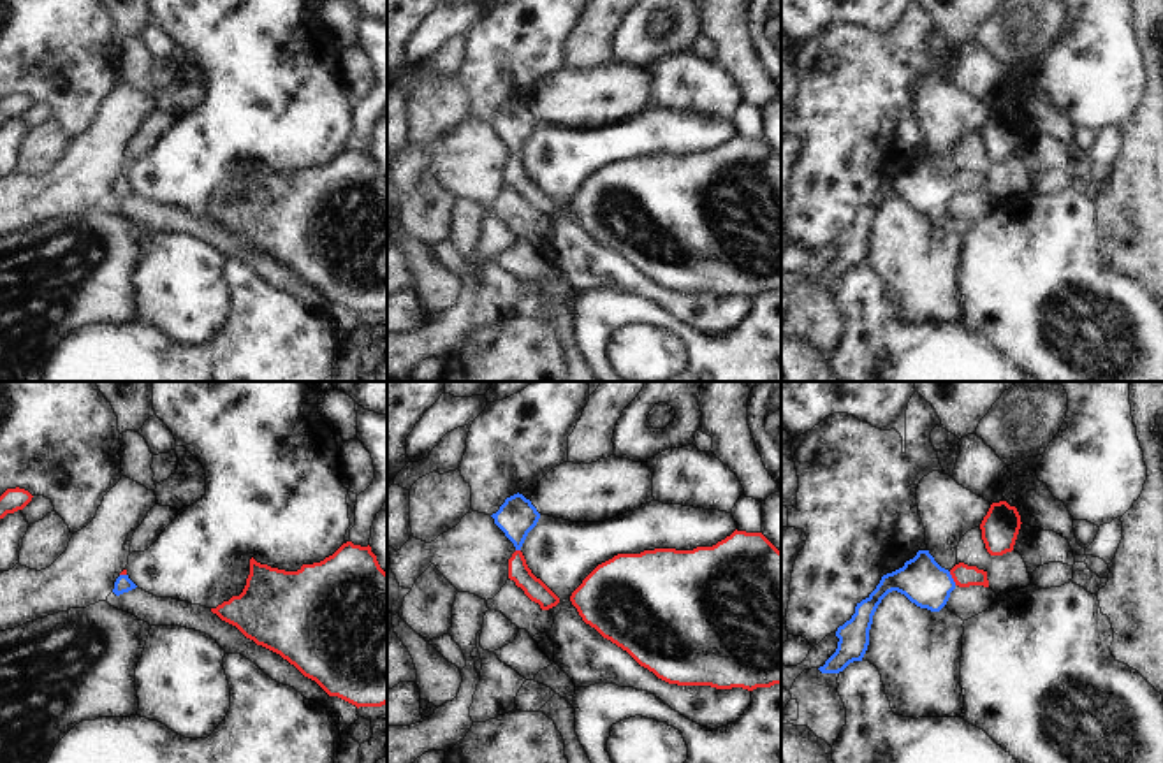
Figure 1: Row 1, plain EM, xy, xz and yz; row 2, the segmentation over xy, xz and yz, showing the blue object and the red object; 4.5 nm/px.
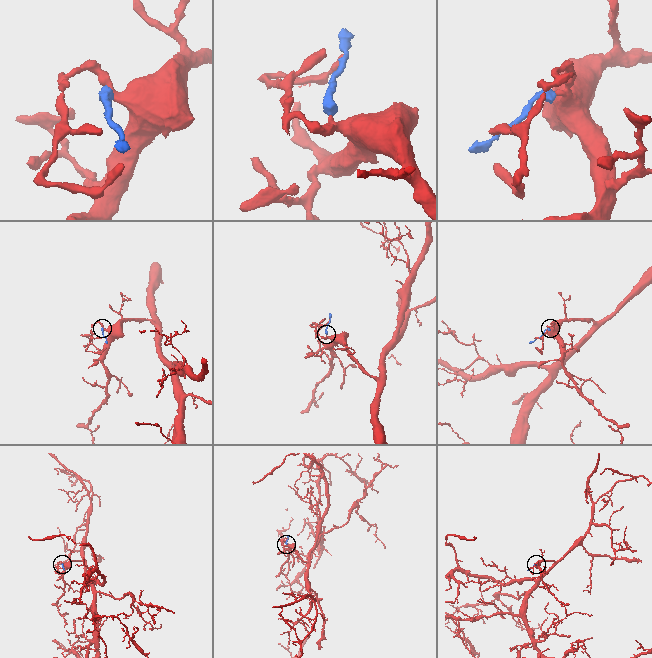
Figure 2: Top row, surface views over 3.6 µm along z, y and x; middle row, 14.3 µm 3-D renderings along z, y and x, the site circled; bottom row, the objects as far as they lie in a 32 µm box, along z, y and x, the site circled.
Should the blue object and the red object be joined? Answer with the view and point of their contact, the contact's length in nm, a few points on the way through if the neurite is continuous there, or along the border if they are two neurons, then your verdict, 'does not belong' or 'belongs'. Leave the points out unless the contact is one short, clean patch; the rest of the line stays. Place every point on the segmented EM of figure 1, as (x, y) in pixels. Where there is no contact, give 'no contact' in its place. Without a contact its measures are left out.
contact yz (952, 579); length 70 nm; way yz (922, 581), (952, 579), (963, 575); belongs

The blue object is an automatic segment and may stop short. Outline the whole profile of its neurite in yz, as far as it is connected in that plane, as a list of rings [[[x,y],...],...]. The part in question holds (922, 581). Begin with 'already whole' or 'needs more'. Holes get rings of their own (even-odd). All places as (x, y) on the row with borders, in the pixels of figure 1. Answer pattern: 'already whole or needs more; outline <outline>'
needs more; outline [[[918,550],[903,568],[883,575],[876,589],[857,603],[852,619],[836,631],[839,638],[836,652],[818,670],[822,673],[839,673],[850,663],[862,661],[869,645],[873,615],[889,592],[897,591],[917,607],[940,612],[957,585],[989,587],[987,571],[964,563],[948,571],[934,561],[929,550]]]

